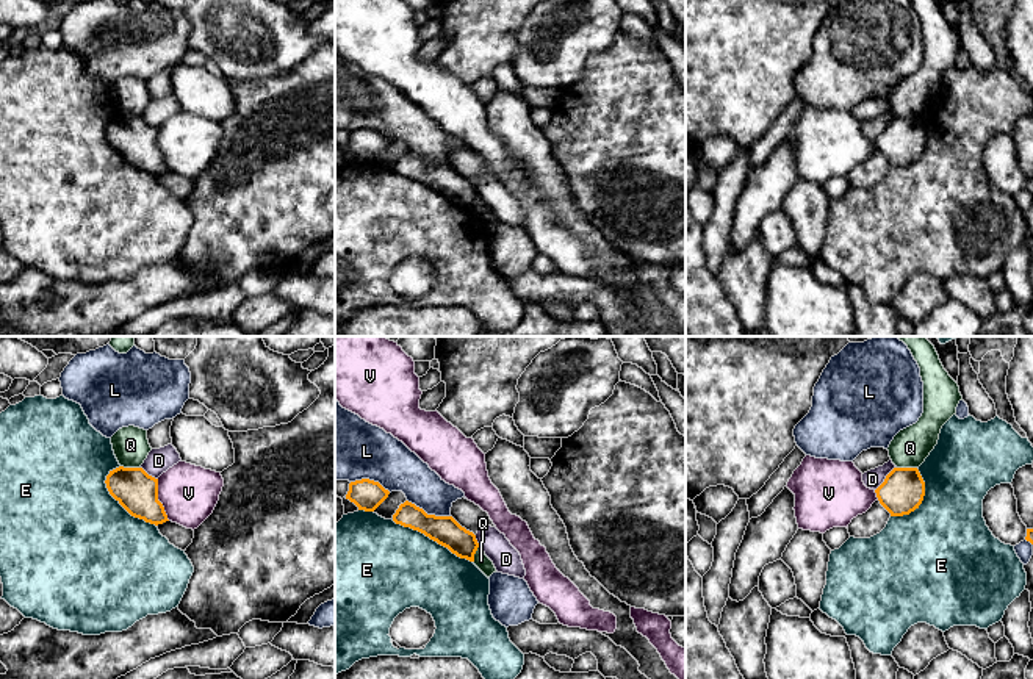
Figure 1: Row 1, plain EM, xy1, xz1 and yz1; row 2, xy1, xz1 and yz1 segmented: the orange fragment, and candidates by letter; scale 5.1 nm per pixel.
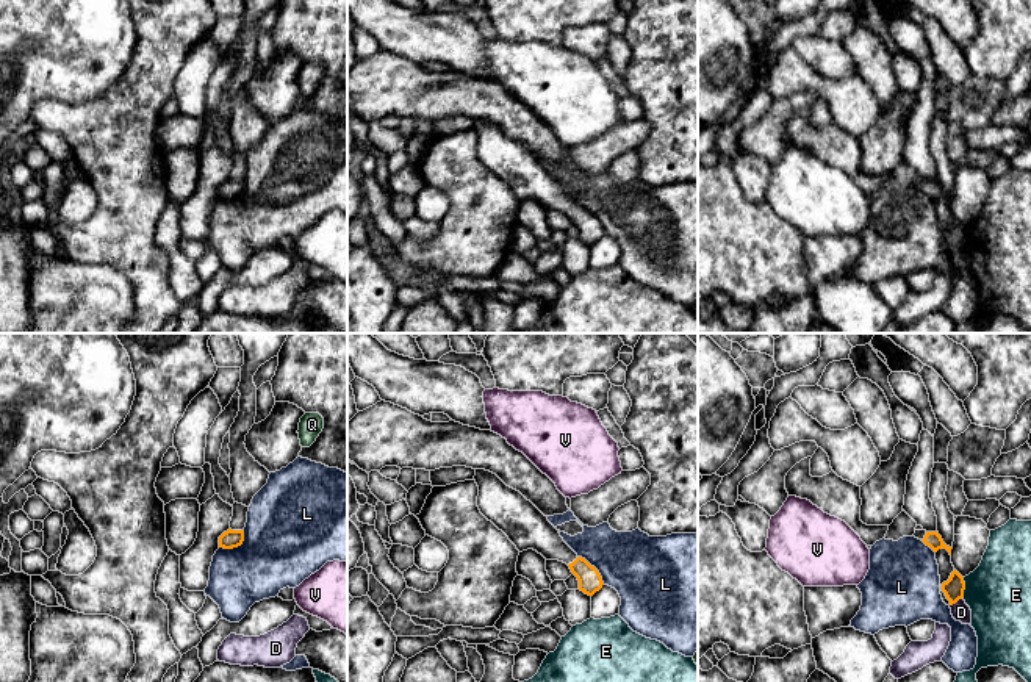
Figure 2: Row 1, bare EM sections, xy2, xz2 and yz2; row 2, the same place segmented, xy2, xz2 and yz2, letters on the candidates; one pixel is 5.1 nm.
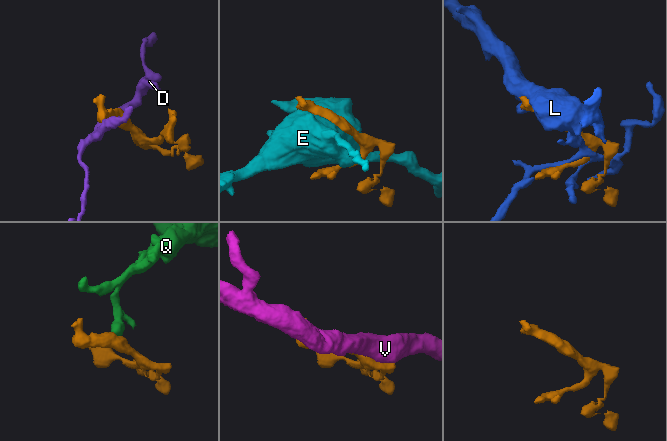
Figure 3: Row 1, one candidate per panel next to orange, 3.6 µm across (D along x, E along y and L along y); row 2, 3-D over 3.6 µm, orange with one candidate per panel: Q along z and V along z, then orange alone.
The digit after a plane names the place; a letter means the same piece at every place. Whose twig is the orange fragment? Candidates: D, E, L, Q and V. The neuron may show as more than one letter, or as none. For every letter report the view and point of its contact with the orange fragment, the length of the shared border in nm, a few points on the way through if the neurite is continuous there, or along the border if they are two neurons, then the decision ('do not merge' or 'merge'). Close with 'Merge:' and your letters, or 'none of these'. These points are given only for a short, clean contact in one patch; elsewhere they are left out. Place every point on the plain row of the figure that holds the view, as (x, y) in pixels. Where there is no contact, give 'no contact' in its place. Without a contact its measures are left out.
D: meets orange in yz1 at (885, 129); contact 170 nm long; do not merge
E: meets orange in xy1 at (121, 154); contact 380 nm long; do not merge
L: meets orange in xz1 at (429, 165); contact 240 nm long; do not merge
Q: meets orange in xy1 at (130, 118); contact 110 nm long; border along xy1 (121, 114), (140, 118); do not merge
V: meets orange in xy1 at (157, 149); contact 220 nm long; do not merge
Merge: none of these

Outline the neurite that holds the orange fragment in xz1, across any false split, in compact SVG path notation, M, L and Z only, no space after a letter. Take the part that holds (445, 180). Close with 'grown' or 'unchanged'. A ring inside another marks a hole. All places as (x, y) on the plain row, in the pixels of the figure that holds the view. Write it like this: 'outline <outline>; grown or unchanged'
outline M405 150L393 164L393 171L424 183L457 207L474 211L479 197L476 185L462 177L452 166L427 164L423 158Z; unchanged

